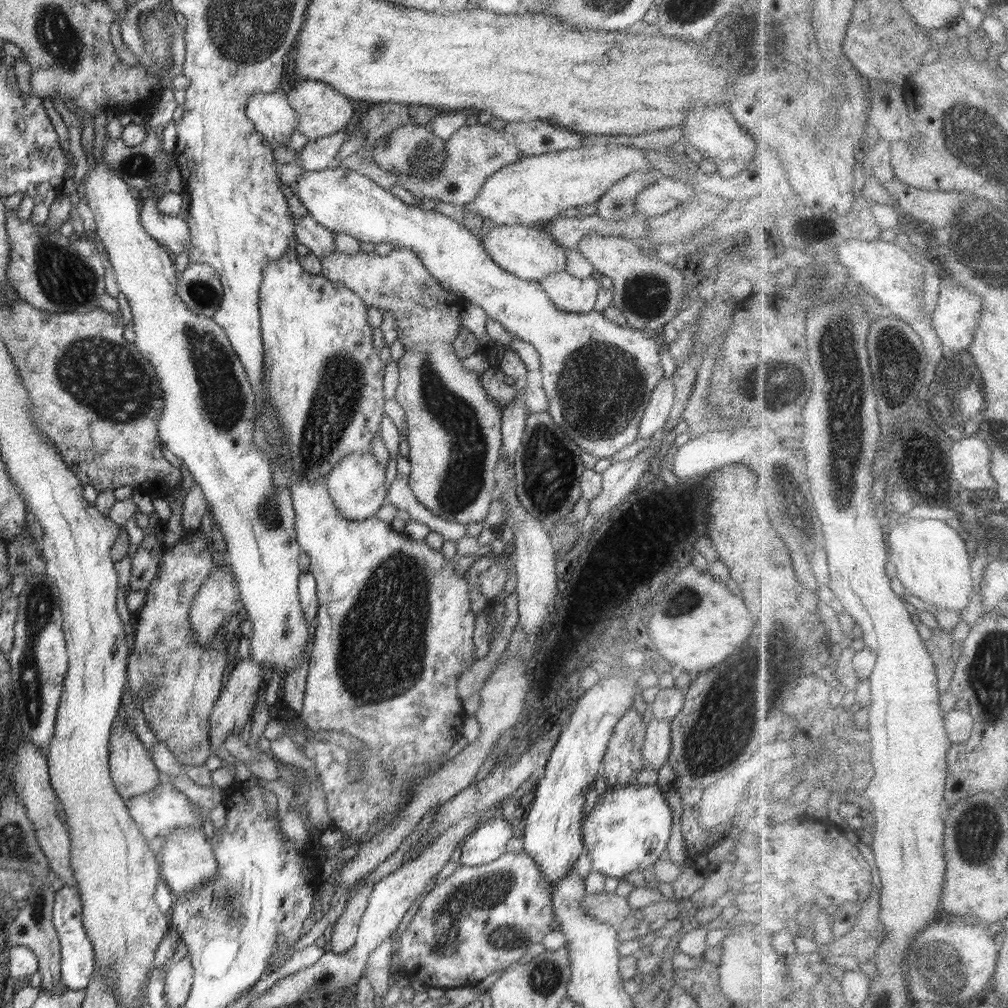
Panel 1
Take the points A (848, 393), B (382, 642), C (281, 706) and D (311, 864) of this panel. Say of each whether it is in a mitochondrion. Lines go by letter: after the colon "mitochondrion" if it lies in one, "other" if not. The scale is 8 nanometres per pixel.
A: mitochondrion
B: mitochondrion
C: other
D: other

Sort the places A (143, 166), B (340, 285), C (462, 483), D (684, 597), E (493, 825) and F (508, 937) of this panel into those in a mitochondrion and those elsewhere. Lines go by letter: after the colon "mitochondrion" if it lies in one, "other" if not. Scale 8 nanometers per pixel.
A: mitochondrion
B: other
C: mitochondrion
D: mitochondrion
E: other
F: mitochondrion

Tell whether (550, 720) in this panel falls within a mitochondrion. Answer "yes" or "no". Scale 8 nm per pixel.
no

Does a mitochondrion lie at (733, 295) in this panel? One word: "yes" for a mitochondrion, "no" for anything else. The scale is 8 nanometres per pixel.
no

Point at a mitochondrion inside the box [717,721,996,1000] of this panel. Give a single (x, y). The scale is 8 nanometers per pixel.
(940, 965)

